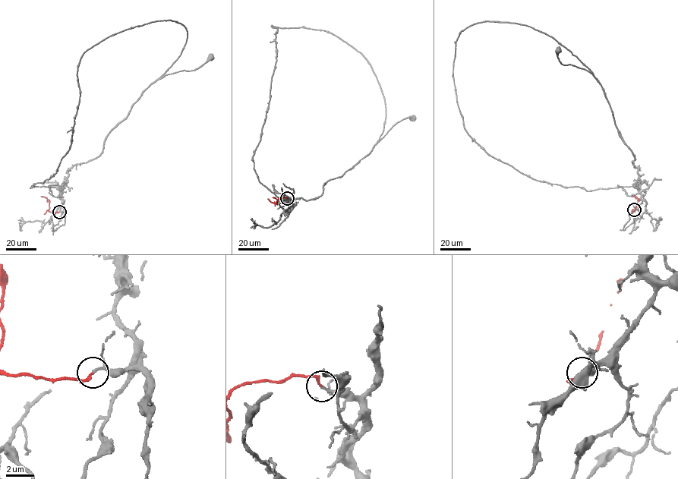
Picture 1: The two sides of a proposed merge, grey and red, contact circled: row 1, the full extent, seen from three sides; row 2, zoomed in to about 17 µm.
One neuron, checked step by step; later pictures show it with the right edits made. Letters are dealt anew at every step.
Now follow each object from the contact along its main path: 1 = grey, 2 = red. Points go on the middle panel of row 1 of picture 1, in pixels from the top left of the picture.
1: (287, 198), (290, 206), (286, 202), (317, 198), (326, 181), (367, 155), (397, 123), (413, 118)
2: (287, 198), (279, 198), (277, 203), (267, 199)

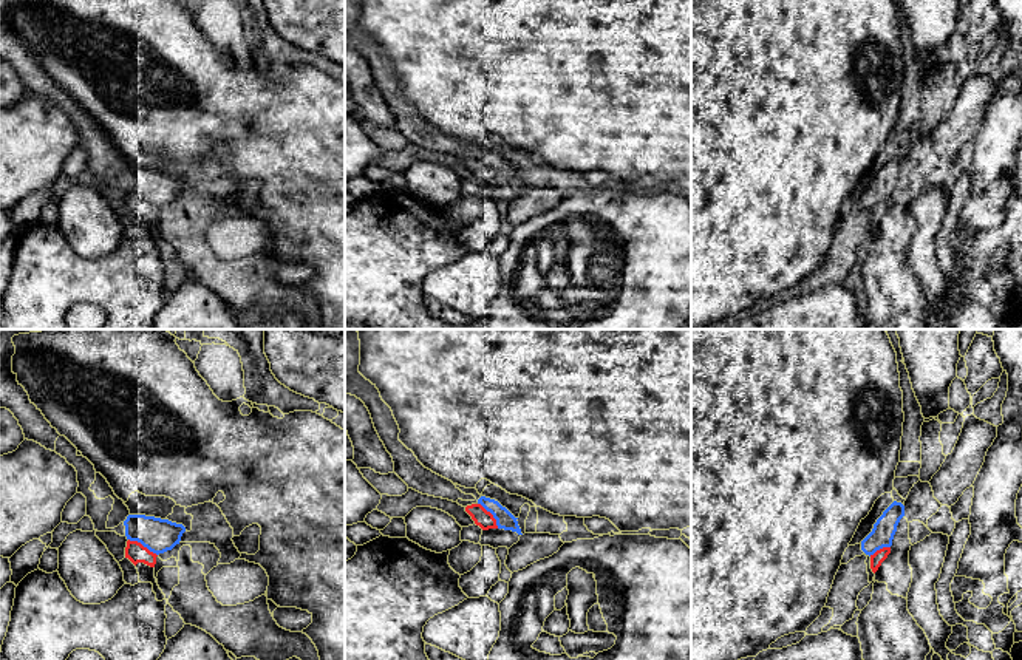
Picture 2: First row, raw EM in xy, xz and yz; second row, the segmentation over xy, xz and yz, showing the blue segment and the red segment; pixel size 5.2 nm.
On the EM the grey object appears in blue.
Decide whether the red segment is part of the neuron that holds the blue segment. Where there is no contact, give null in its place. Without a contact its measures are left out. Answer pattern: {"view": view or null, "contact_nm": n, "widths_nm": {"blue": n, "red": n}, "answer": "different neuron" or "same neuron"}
{"view": "xy", "contact_nm": 180, "widths_nm": {"blue": 180, "red": 100}, "answer": "same neuron"}

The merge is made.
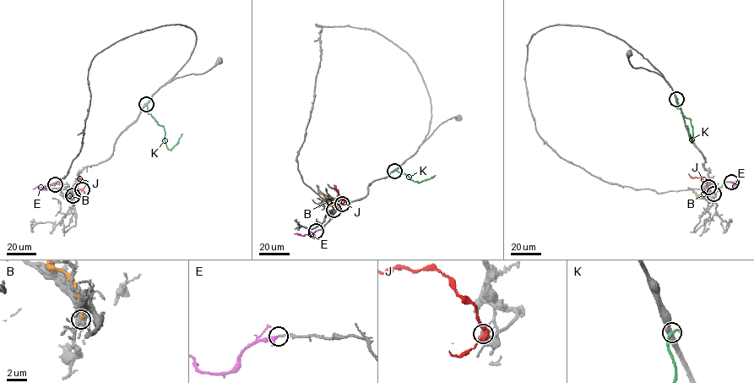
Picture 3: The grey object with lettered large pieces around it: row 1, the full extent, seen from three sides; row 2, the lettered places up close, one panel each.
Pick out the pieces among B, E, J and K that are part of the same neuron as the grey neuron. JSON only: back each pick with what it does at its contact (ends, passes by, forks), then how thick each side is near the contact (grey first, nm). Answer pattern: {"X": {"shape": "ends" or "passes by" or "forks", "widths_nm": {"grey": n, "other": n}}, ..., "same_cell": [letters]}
{"E": {"shape": "passes by", "widths_nm": {"grey": 160, "other": 220}}, "same_cell": ["E"]}

